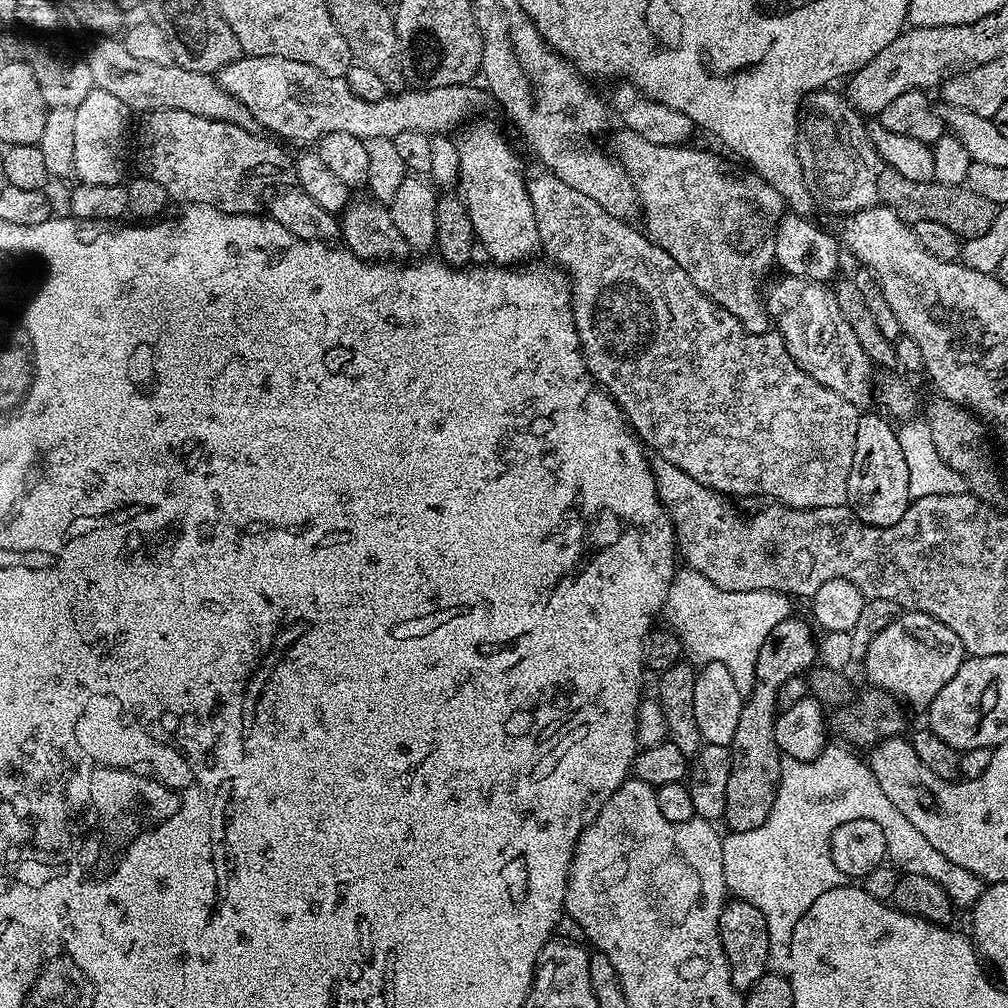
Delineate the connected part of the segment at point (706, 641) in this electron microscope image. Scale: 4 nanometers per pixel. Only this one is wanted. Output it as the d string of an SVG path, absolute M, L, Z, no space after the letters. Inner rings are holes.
M681 567L672 580L662 616L668 619L667 627L676 633L683 651L687 655L689 652L693 661L722 662L722 666L730 670L734 686L747 694L756 685L758 650L762 650L762 642L766 642L770 630L774 630L778 622L776 616L768 616L768 612L760 612L760 616L756 616L756 604L760 604L760 596L740 596L740 600L736 600L736 596L720 596L720 600L724 600L720 608L724 608L724 612L716 612L716 620L712 620L713 584L710 578L702 578L698 570ZM728 600L736 600L736 604L728 604Z

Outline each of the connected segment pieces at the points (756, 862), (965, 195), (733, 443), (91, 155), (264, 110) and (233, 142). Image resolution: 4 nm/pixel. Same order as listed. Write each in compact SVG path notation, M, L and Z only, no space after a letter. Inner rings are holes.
M826 746L812 760L780 761L780 785L778 798L774 798L774 810L762 826L745 832L728 832L722 839L722 870L726 889L735 899L750 902L762 910L766 918L766 930L770 934L768 967L773 972L787 973L790 962L790 938L794 938L794 926L798 918L826 890L834 890L845 883L845 876L834 866L830 854L832 831L843 820L864 816L890 824L890 863L901 873L922 874L938 882L957 909L972 909L984 893L985 885L970 870L950 862L922 838L922 830L886 798L878 778L863 759L855 756L853 749Z
M887 166L877 171L876 194L883 207L894 210L894 214L898 214L898 218L902 218L907 224L939 222L940 225L946 226L946 230L960 237L961 241L986 234L998 211L997 205L986 202L986 198L981 198L968 188L941 186L935 182L919 184L910 178L902 178L902 174Z
M551 174L543 175L528 180L530 202L534 206L538 222L540 247L545 253L548 251L549 258L553 260L551 263L564 273L570 285L572 318L580 339L580 353L584 355L588 372L623 410L625 420L632 425L632 431L641 441L655 455L678 466L678 470L690 474L690 478L702 482L702 486L712 488L713 491L729 498L769 496L769 501L783 504L785 508L847 505L848 475L854 462L854 446L858 438L858 422L861 417L857 405L842 398L842 394L834 394L834 390L822 386L817 380L810 378L806 370L799 368L794 358L790 358L779 332L769 330L756 336L744 329L742 322L738 322L734 314L730 314L725 308L715 304L709 296L702 294L702 290L698 290L698 286L690 282L690 274L686 274L686 270L682 270L682 266L678 266L678 262L674 262L674 258L670 258L666 250L652 243L639 227L606 214L606 210L602 210L602 206L598 206L592 198L586 198L586 194L578 194L574 186L566 186L566 182L562 182L558 177Z
M93 87L86 98L76 110L76 121L74 122L74 173L75 179L82 184L97 184L98 186L110 186L119 184L125 179L124 155L130 152L130 132L128 136L128 116L130 109L124 105L122 98L114 98L114 94L108 93L98 87Z
M241 55L239 60L230 62L230 66L219 72L218 79L222 90L238 98L238 102L250 110L253 121L261 124L261 129L269 128L264 130L274 132L272 134L281 141L319 142L326 134L335 132L354 134L354 138L363 141L370 138L391 140L403 132L452 134L465 123L464 115L480 104L479 94L468 92L472 90L462 84L405 90L383 96L378 102L366 102L350 90L345 77L330 78L314 70L314 66L277 56Z
M169 108L143 113L141 120L144 121L140 124L140 133L137 136L135 133L134 136L134 156L136 152L137 158L140 159L139 171L154 178L154 182L158 182L162 190L166 190L169 201L176 203L177 200L177 205L209 204L226 214L256 214L261 211L269 195L268 188L287 185L293 179L293 157L288 157L275 139L252 128L243 128L225 120L202 118L198 114L186 114L186 110Z

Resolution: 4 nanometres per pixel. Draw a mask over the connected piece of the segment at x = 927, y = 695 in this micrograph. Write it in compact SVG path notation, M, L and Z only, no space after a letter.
M904 610L894 622L890 622L890 626L886 626L886 630L882 630L882 634L874 638L874 642L870 642L862 667L869 682L877 684L883 693L889 697L892 695L905 705L913 704L924 710L938 690L942 690L942 686L946 686L946 682L958 674L958 666L962 666L965 658L962 642L958 634L950 630L950 626L925 612Z

